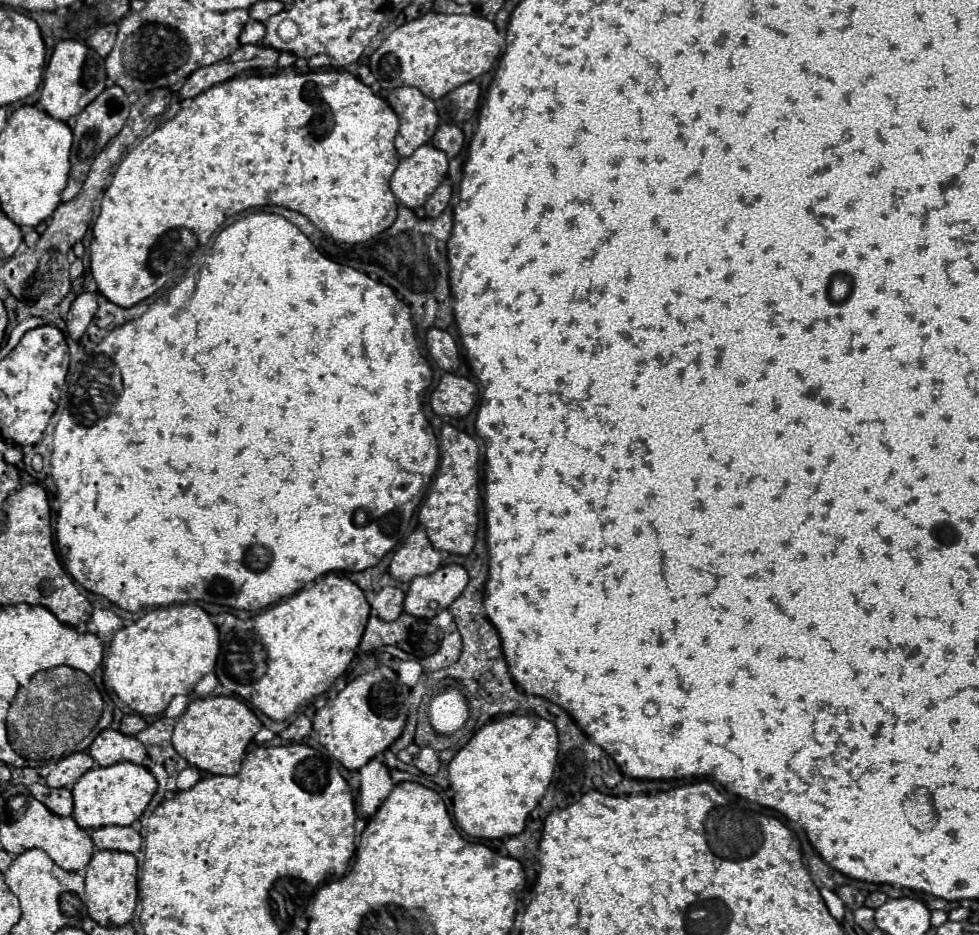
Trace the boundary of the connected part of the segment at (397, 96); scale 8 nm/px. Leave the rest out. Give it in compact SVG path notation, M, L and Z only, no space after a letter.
M399 87L387 95L387 103L399 117L401 127L395 137L395 149L401 159L411 157L417 147L427 143L425 131L437 129L435 103L415 87Z

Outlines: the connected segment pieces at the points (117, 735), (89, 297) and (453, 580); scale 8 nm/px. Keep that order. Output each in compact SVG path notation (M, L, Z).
M105 729L103 733L99 733L99 737L91 743L89 753L99 767L111 767L121 761L143 765L147 757L143 745L135 737L129 737L129 735L123 735L121 731L111 731L111 729Z
M83 293L71 307L67 315L67 329L71 341L81 341L87 333L95 313L97 313L97 295L95 293Z
M455 563L443 565L427 577L415 577L405 597L405 611L417 617L433 617L440 610L447 609L463 593L467 583L469 583L469 573L465 571L465 567L455 565Z

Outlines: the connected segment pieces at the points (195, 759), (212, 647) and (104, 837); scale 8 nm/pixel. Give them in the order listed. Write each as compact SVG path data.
M207 697L195 699L185 715L177 721L173 731L173 749L189 765L209 775L235 775L243 761L249 741L259 731L261 723L251 709L235 697Z
M165 605L145 613L139 621L117 631L103 659L103 680L106 688L117 693L117 697L139 715L163 713L175 695L189 695L201 677L211 673L219 653L217 629L209 619L209 613L201 607L189 605Z
M101 827L91 833L91 839L97 847L97 851L129 851L139 853L141 849L141 837L137 835L131 839L127 835L129 831L125 827Z

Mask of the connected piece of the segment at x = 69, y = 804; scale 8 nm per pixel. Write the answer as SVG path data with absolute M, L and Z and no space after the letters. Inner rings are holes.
M55 789L51 793L51 797L47 799L45 807L55 813L55 815L65 815L69 817L71 815L71 809L73 809L73 801L71 801L71 793L69 789Z

